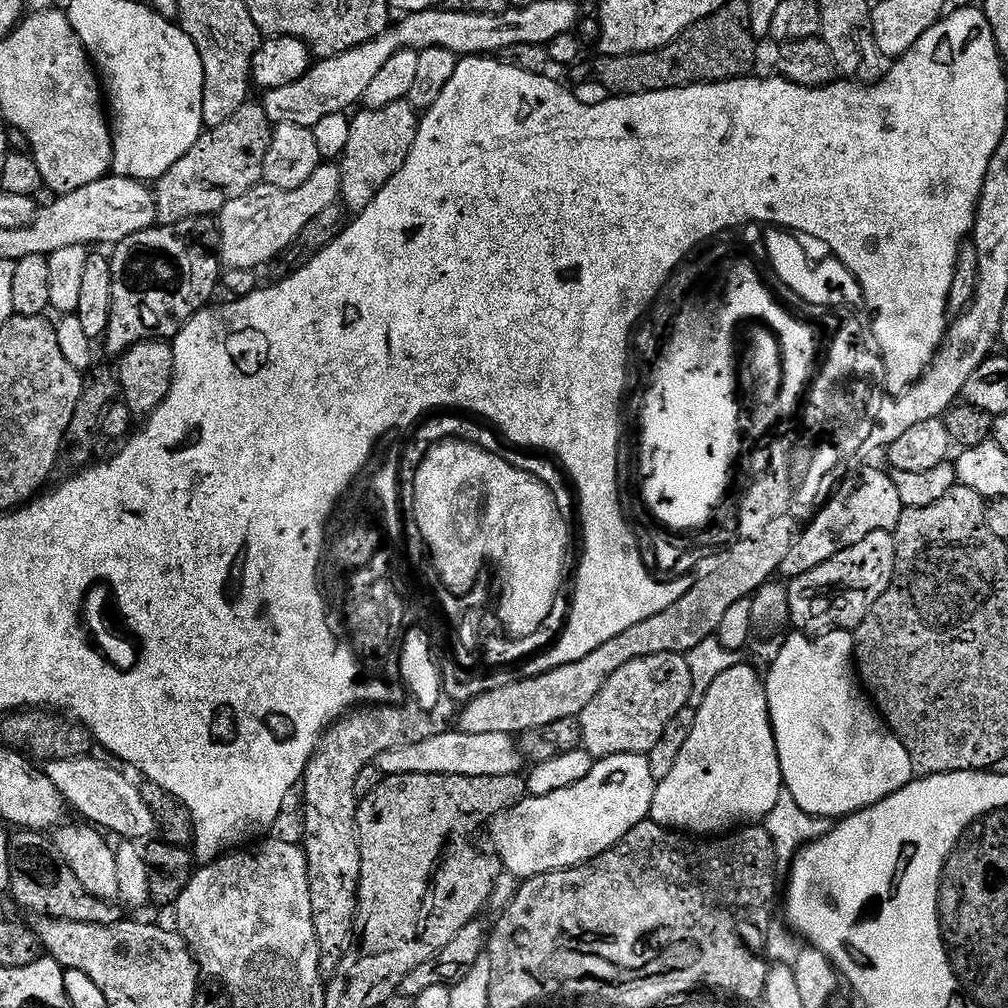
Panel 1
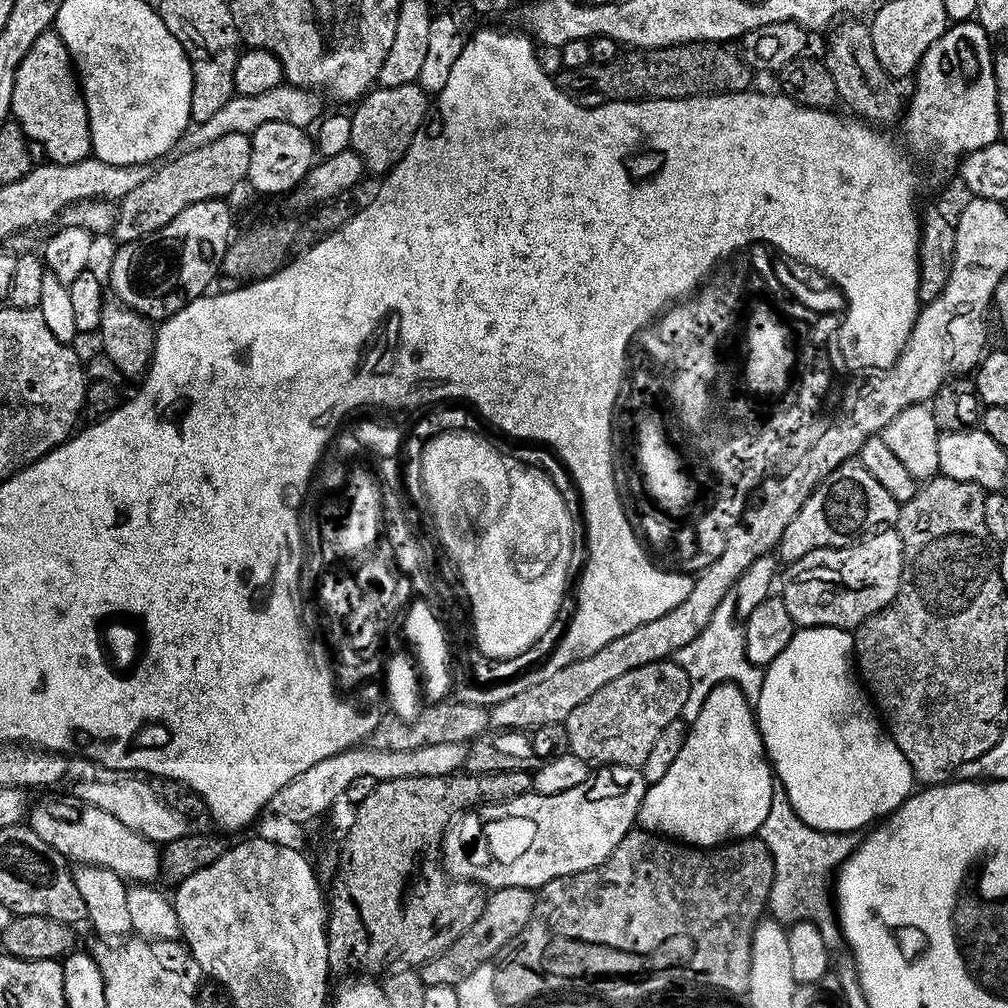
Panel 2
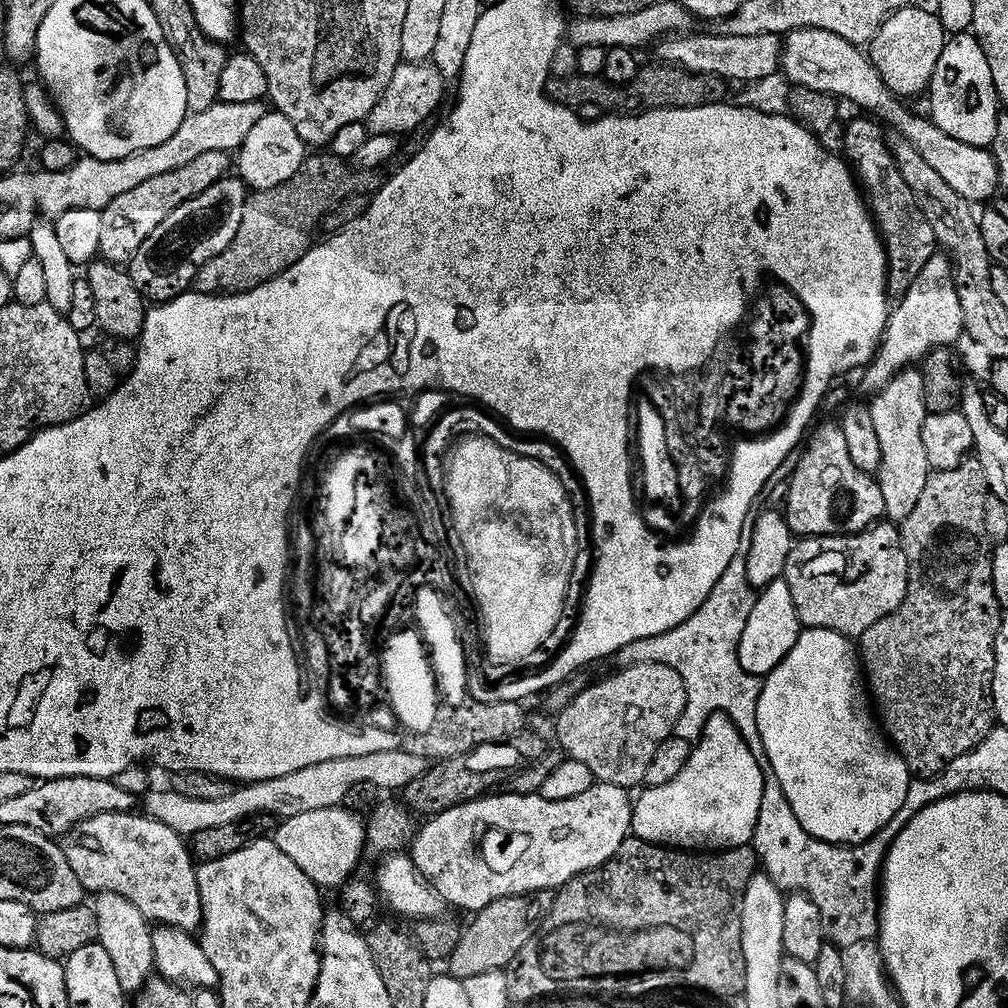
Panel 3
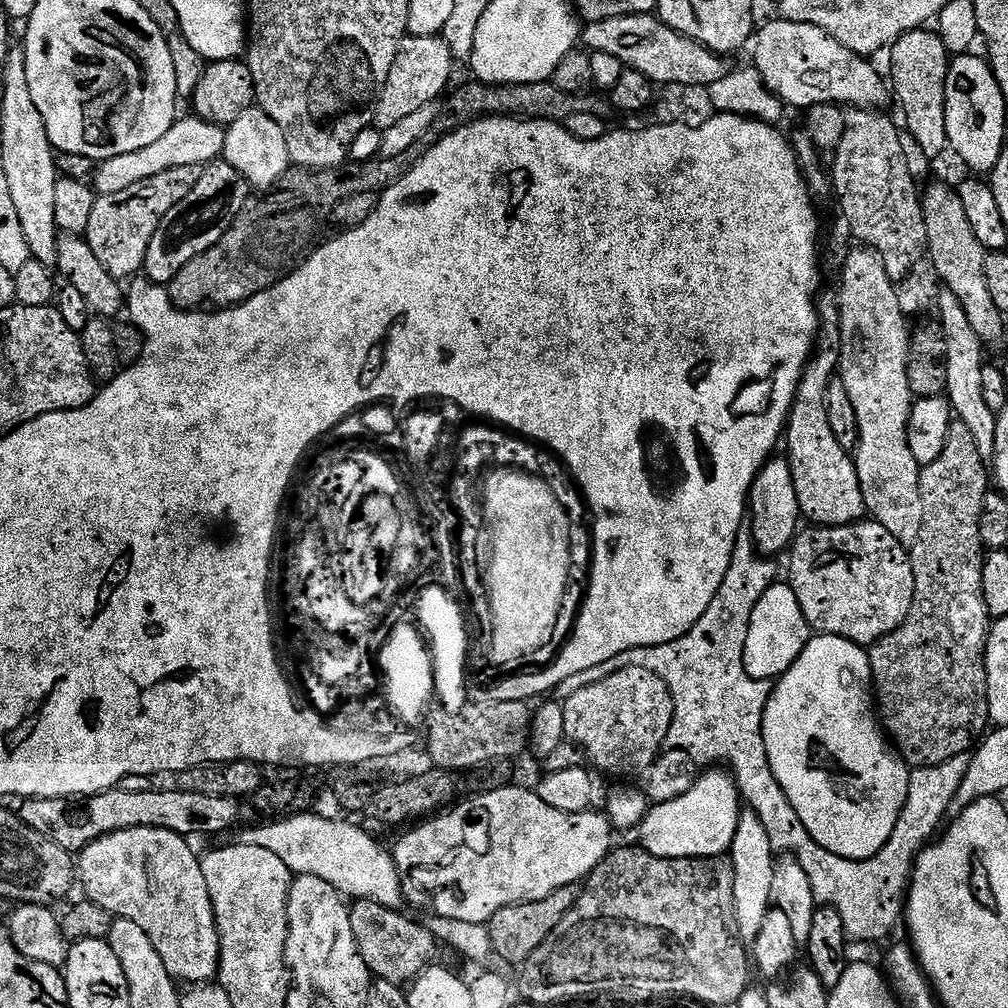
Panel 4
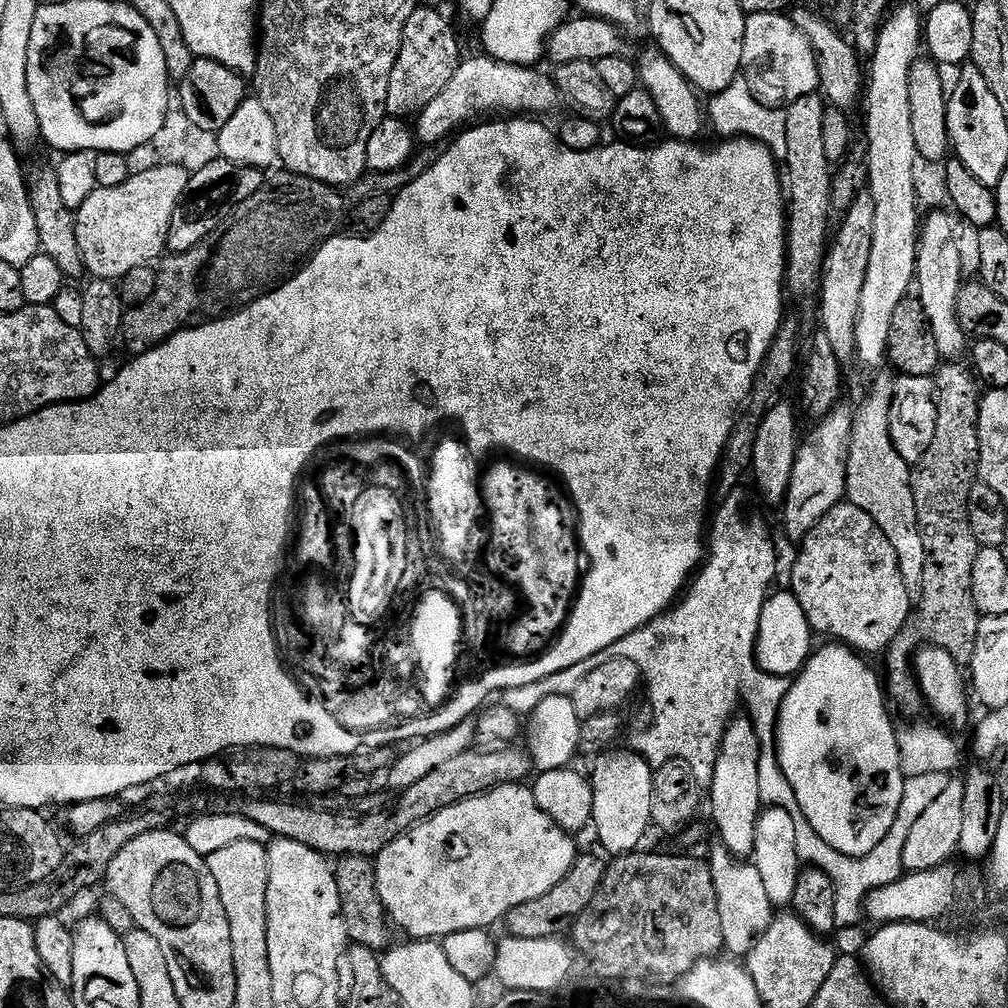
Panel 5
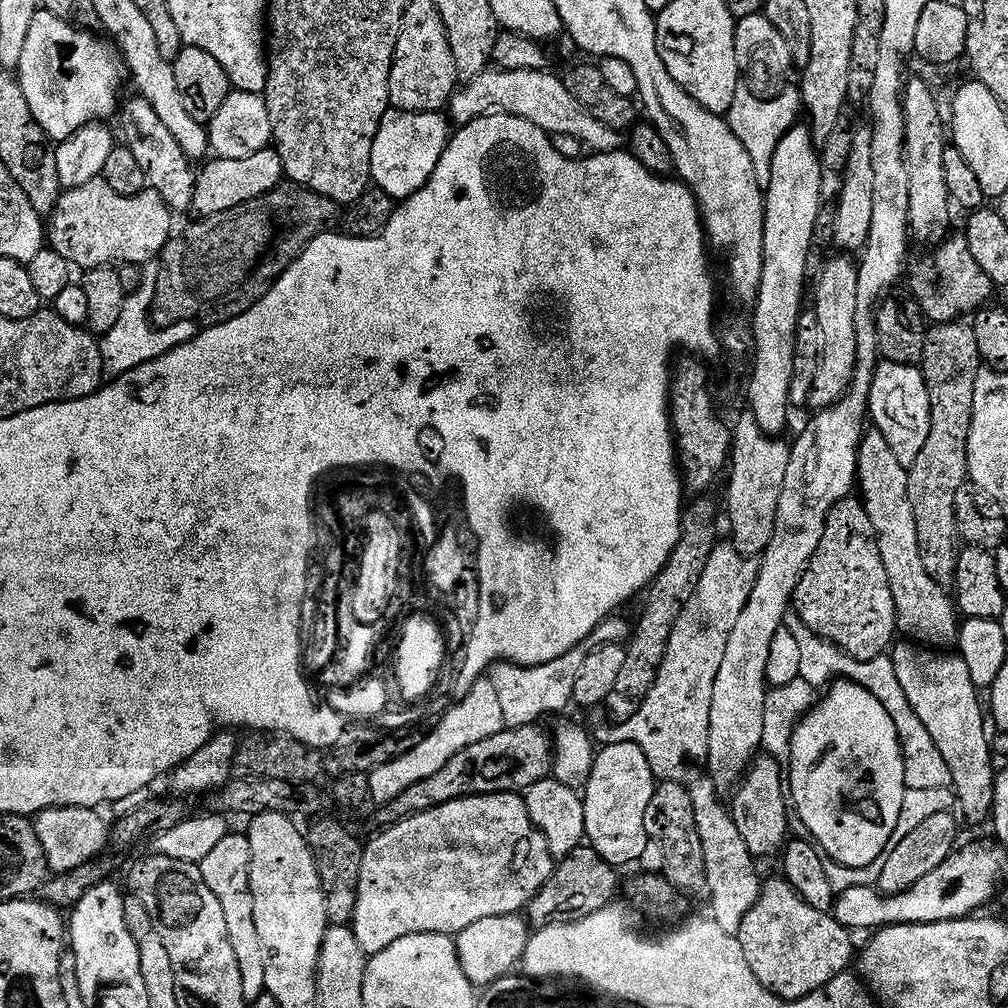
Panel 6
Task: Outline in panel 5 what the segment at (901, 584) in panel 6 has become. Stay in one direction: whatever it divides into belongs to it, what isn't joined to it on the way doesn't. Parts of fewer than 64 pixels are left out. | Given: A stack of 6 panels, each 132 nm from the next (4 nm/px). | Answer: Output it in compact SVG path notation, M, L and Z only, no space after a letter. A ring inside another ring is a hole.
M880 376L873 382L868 397L860 405L855 405L852 418L852 441L848 451L846 500L847 503L866 510L866 514L870 514L870 518L874 518L874 522L878 522L878 530L882 530L882 534L886 534L886 538L890 538L890 546L894 546L894 554L898 554L898 570L902 570L902 578L906 582L908 591L916 594L919 593L922 586L922 574L926 570L926 546L914 506L913 469L904 461L902 454L898 454L898 450L894 450L894 442L890 436L890 406L893 396L893 377Z

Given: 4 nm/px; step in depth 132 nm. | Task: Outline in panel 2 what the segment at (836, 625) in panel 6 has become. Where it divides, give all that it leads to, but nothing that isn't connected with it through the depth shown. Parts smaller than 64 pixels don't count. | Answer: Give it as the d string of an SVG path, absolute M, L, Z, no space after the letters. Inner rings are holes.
M877 530L848 548L806 554L796 564L787 565L785 572L782 598L797 626L856 630L898 598L904 573L904 539L899 531Z

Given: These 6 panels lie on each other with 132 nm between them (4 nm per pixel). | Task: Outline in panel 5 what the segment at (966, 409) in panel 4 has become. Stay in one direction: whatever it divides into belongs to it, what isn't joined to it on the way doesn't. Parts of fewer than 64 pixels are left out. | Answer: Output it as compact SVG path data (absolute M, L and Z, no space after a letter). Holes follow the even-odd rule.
M937 210L927 213L920 229L920 247L916 249L916 279L914 286L930 318L930 330L934 330L934 342L938 342L941 357L948 362L956 362L960 355L970 348L970 337L960 325L958 300L960 290L966 283L964 277L964 260L960 257L960 244L956 241L956 224L953 213L948 210Z

